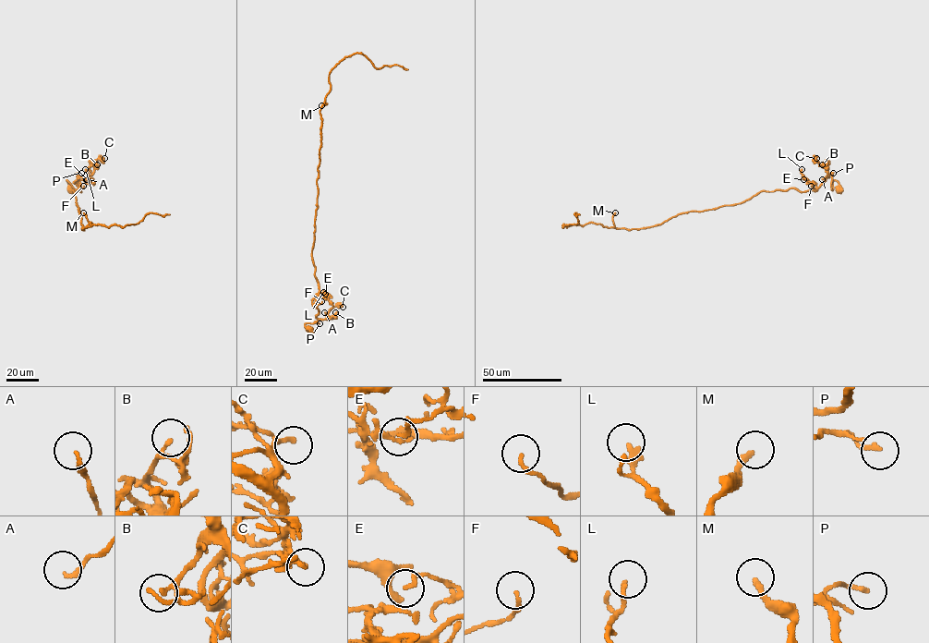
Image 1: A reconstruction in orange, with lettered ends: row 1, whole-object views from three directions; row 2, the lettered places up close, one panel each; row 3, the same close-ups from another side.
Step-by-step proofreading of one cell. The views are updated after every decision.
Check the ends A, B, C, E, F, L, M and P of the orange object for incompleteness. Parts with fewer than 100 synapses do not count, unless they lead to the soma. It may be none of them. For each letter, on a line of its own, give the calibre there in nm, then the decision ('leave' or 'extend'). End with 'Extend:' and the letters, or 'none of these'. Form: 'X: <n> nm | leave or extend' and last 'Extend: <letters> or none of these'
A: 140 nm | leave
B: 150 nm | leave
C: 160 nm | leave
E: 130 nm | leave
F: 140 nm | leave
L: 240 nm | leave
M: 240 nm | extend
P: 180 nm | leave
Extend: M

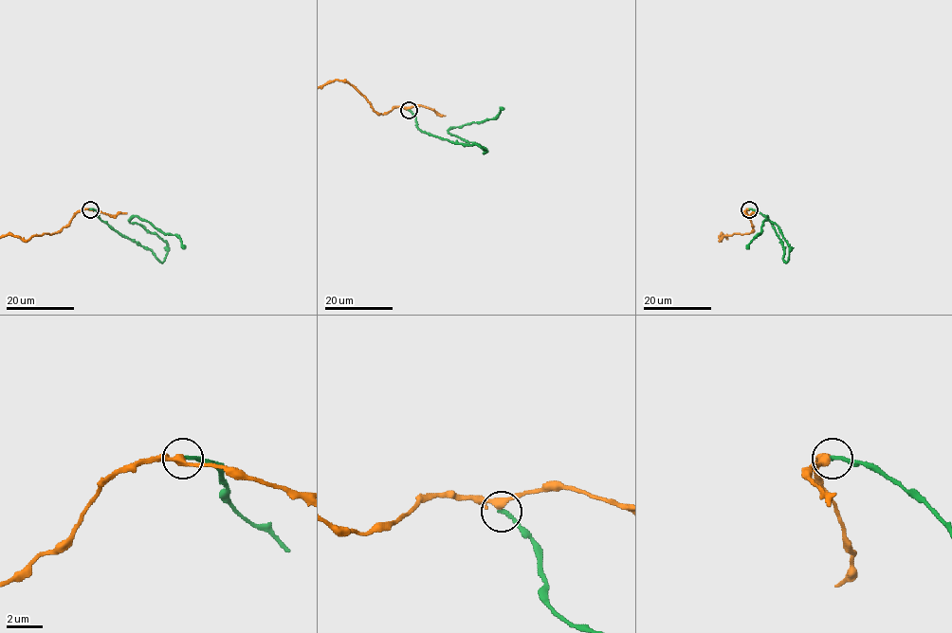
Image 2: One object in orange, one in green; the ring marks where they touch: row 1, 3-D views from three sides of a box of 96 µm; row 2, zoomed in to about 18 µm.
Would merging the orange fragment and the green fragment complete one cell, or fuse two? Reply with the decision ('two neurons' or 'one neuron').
two neurons

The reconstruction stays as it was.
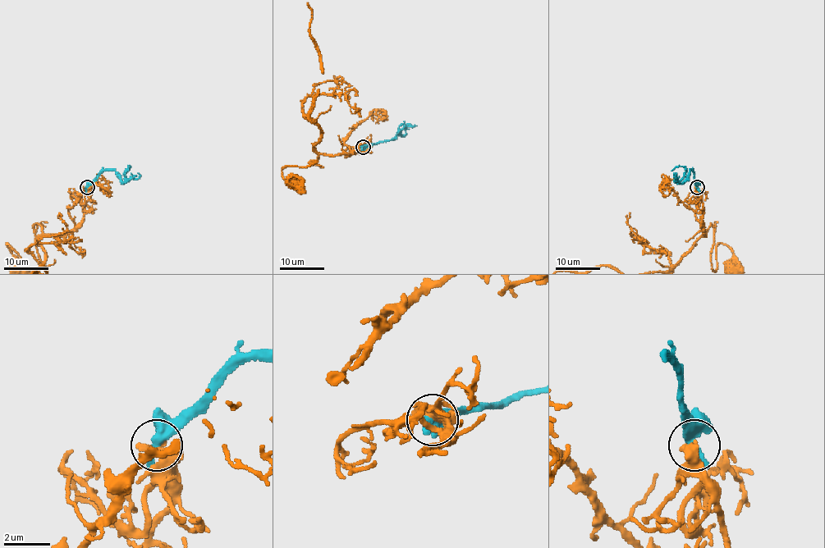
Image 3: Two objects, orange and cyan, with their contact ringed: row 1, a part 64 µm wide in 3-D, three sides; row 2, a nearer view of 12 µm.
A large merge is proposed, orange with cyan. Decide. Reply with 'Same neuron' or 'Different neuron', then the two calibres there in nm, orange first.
Different neuron. Thickness 500 nm (orange) against 600 nm

